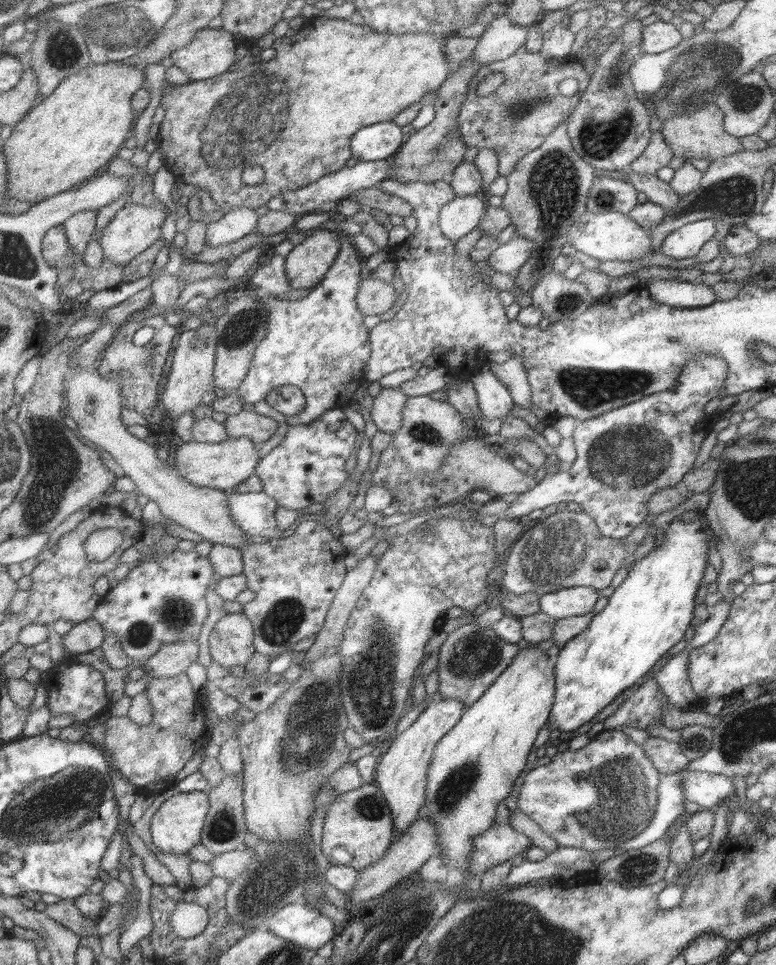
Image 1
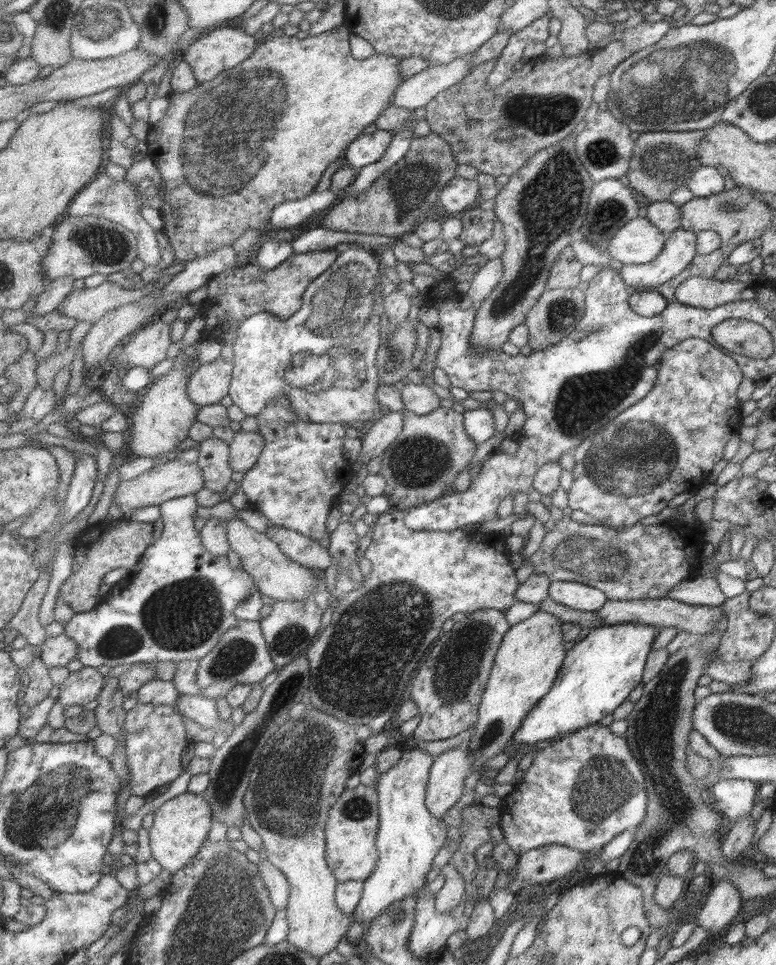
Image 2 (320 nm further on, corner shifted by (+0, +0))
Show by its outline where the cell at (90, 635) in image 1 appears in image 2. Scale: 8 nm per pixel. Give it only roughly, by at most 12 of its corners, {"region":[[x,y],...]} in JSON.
{"region":[[66,633],[48,637],[40,661],[48,670],[66,667],[76,646]]}

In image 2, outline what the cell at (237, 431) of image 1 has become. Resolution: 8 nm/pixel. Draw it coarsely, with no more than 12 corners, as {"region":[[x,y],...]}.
{"region":[[239,431],[228,444],[228,466],[247,473],[263,451],[257,432]]}

